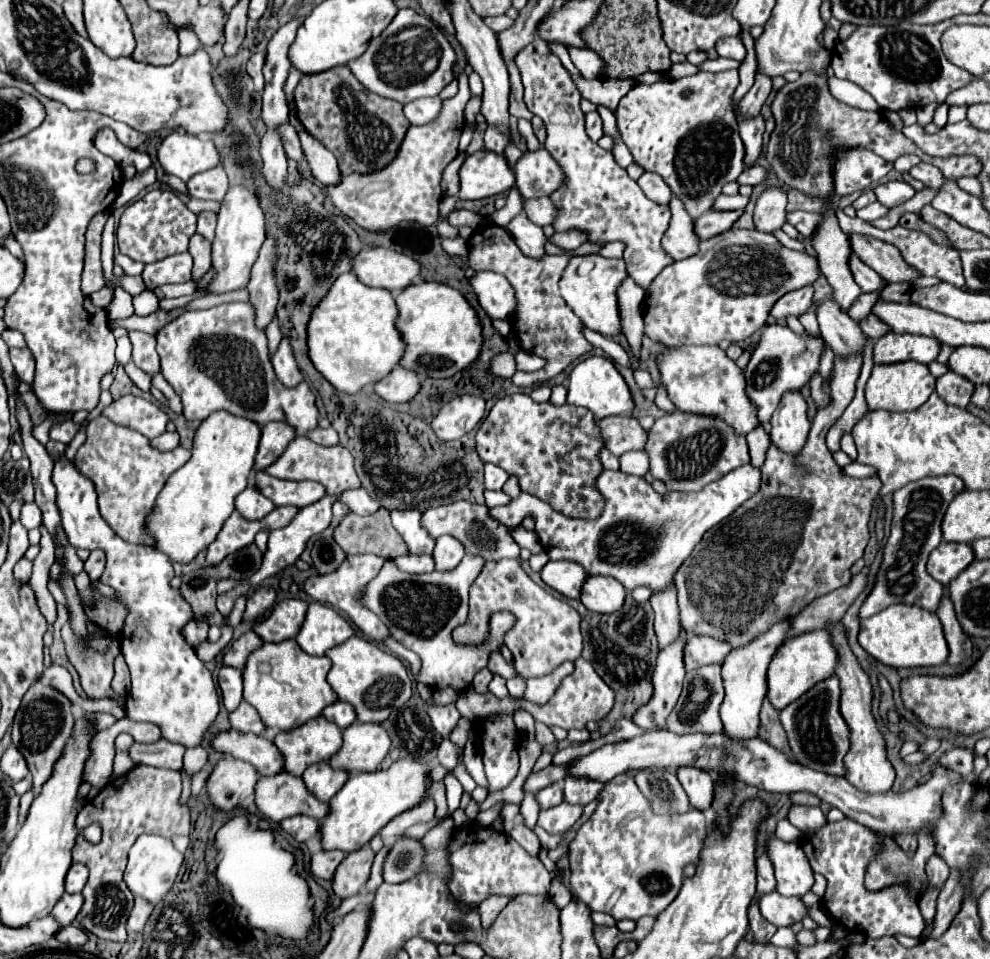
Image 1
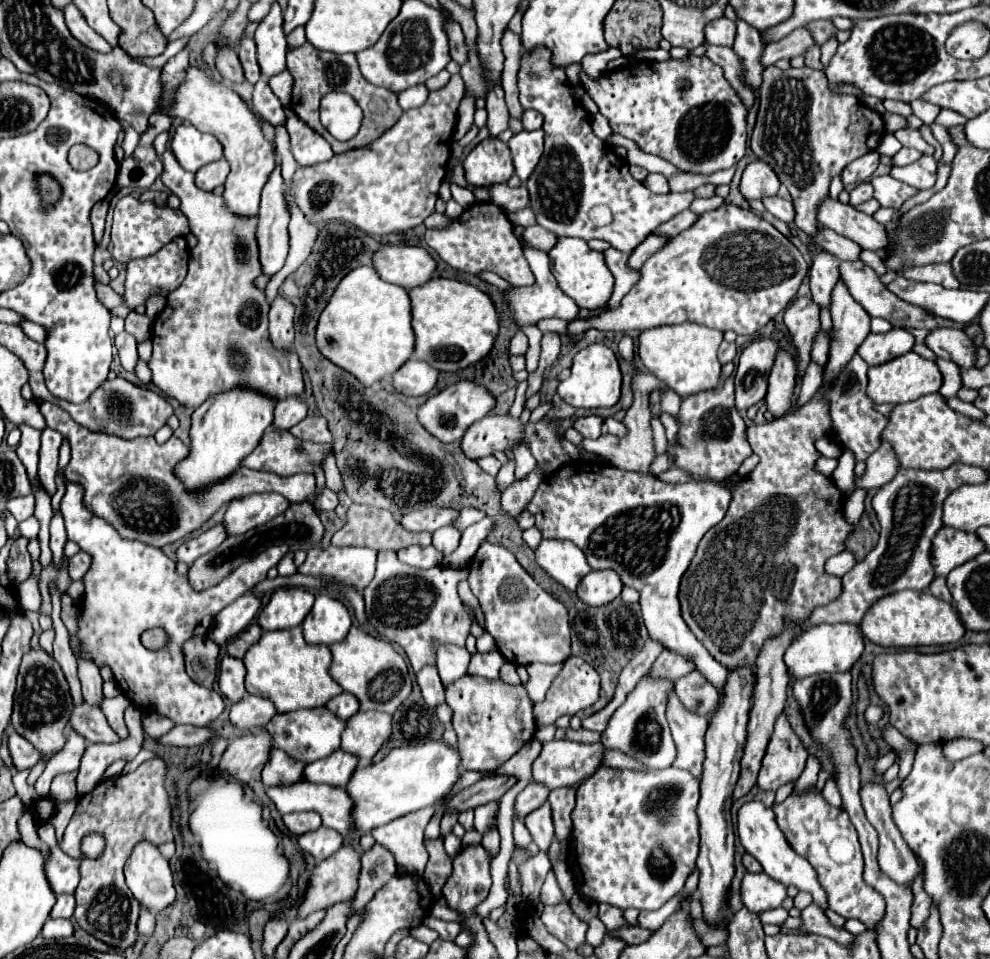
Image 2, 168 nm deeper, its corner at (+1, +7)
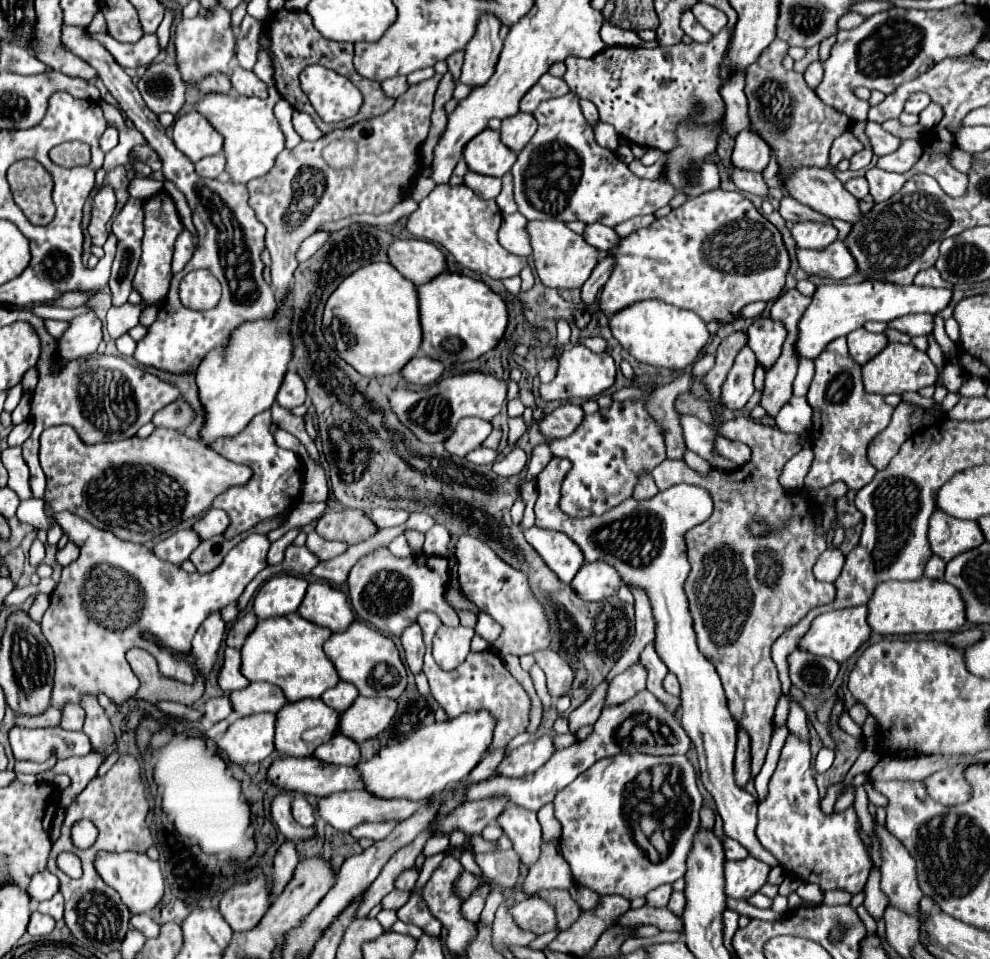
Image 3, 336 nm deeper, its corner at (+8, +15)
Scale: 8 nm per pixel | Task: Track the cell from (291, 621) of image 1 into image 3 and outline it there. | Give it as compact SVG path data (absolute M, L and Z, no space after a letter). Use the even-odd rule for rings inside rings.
M275 575L261 585L253 599L253 611L259 619L271 619L295 613L301 605L307 581L295 575Z

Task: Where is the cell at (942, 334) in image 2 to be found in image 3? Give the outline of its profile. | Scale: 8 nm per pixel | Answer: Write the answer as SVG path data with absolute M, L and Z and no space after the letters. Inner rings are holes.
M913 315L913 317L899 317L897 321L889 323L891 329L907 333L909 337L929 337L933 333L933 315Z

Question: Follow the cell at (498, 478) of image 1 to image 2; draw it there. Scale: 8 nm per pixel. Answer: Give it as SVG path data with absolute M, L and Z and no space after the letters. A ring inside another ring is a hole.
M488 455L488 457L482 457L482 459L478 459L476 461L478 465L480 465L480 469L484 469L486 473L490 473L490 475L498 475L498 471L500 471L500 461L494 457L494 455Z

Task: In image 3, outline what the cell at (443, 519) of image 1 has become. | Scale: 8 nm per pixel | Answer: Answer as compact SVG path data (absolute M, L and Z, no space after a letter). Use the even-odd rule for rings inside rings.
M377 507L373 511L369 511L369 517L373 517L373 521L377 521L377 527L397 527L407 523L409 519L409 511L403 509L393 509L393 507Z

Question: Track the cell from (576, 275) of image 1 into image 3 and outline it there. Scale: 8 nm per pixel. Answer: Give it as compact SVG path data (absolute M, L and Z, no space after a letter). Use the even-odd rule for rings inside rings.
M529 221L527 231L531 235L531 259L543 285L553 289L581 289L589 279L593 267L599 263L599 253L581 235L573 233L561 221Z

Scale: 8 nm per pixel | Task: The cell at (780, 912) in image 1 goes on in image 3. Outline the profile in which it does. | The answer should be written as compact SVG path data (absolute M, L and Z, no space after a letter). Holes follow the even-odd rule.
M755 857L725 863L725 893L733 899L749 899L767 883L771 867Z

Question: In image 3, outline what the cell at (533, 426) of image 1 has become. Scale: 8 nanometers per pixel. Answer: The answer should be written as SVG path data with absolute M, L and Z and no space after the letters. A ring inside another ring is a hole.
M479 417L461 419L457 423L457 429L453 431L453 435L445 441L445 447L449 453L465 457L473 449L477 449L491 431L493 431L493 427L485 419L479 419Z

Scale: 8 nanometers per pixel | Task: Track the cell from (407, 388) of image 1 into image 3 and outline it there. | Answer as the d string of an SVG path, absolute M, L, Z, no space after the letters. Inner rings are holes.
M415 355L401 369L401 375L411 385L431 385L431 383L435 383L441 377L443 371L445 371L445 365L441 361L429 359L425 355Z

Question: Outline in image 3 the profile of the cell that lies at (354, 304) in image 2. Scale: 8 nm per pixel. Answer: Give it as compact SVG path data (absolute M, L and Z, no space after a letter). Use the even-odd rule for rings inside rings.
M369 263L341 281L327 299L323 335L357 373L367 377L399 373L419 351L421 325L415 285L389 263Z

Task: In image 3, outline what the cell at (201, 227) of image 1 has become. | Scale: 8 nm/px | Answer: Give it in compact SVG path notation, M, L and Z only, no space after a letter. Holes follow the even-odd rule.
M63 25L61 37L65 47L69 47L77 57L87 61L97 71L107 91L117 99L121 111L135 123L135 127L143 133L151 149L161 157L163 177L175 183L175 187L185 195L191 207L193 225L199 237L197 249L189 259L189 263L185 265L185 269L173 277L169 293L163 305L159 305L157 319L149 325L147 335L137 343L135 361L145 367L153 367L175 375L195 373L199 363L211 349L229 345L231 333L239 325L243 325L245 321L269 319L273 317L273 313L277 313L277 301L273 297L273 291L269 283L265 283L261 277L263 263L259 255L265 249L265 225L255 217L255 211L249 205L249 191L245 185L221 183L217 179L205 179L195 173L193 163L179 153L179 149L173 145L173 139L157 121L157 115L147 109L145 101L137 93L137 87L131 81L131 77L125 73L125 69L111 57L111 53L107 53L107 49L97 39L91 39L85 27ZM203 267L219 279L223 287L223 295L217 307L209 311L195 311L179 301L177 291L179 291L181 277L185 277L193 269L203 269Z

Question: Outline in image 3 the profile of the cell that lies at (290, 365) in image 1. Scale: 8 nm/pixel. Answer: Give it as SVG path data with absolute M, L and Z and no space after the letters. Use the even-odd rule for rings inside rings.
M435 75L427 81L421 81L417 85L411 85L407 89L407 93L403 93L393 109L389 109L385 115L361 121L349 129L337 129L325 137L321 137L315 143L299 143L295 149L285 149L279 153L273 169L259 177L249 181L247 189L249 189L249 205L253 205L257 219L267 227L267 237L265 237L265 245L271 253L271 285L275 289L275 299L277 303L285 303L291 287L293 287L293 271L297 269L297 259L295 253L301 245L303 239L307 239L309 235L313 235L317 231L317 227L323 221L337 221L337 219L345 219L351 215L363 215L363 213L371 213L371 215L381 215L391 211L397 203L403 201L405 195L411 193L411 183L417 181L419 173L421 173L421 147L427 139L429 127L431 127L431 113L433 113L433 97L437 93L437 85L441 81L443 75ZM337 139L351 139L357 145L357 161L351 167L345 169L333 169L325 163L323 159L323 149Z

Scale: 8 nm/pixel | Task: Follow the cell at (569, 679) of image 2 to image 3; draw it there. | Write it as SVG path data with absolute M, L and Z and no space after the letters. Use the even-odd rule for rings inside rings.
M543 649L541 653L533 653L533 655L537 659L537 665L547 675L547 689L553 701L567 695L575 681L575 671L571 669L571 665L553 649Z

